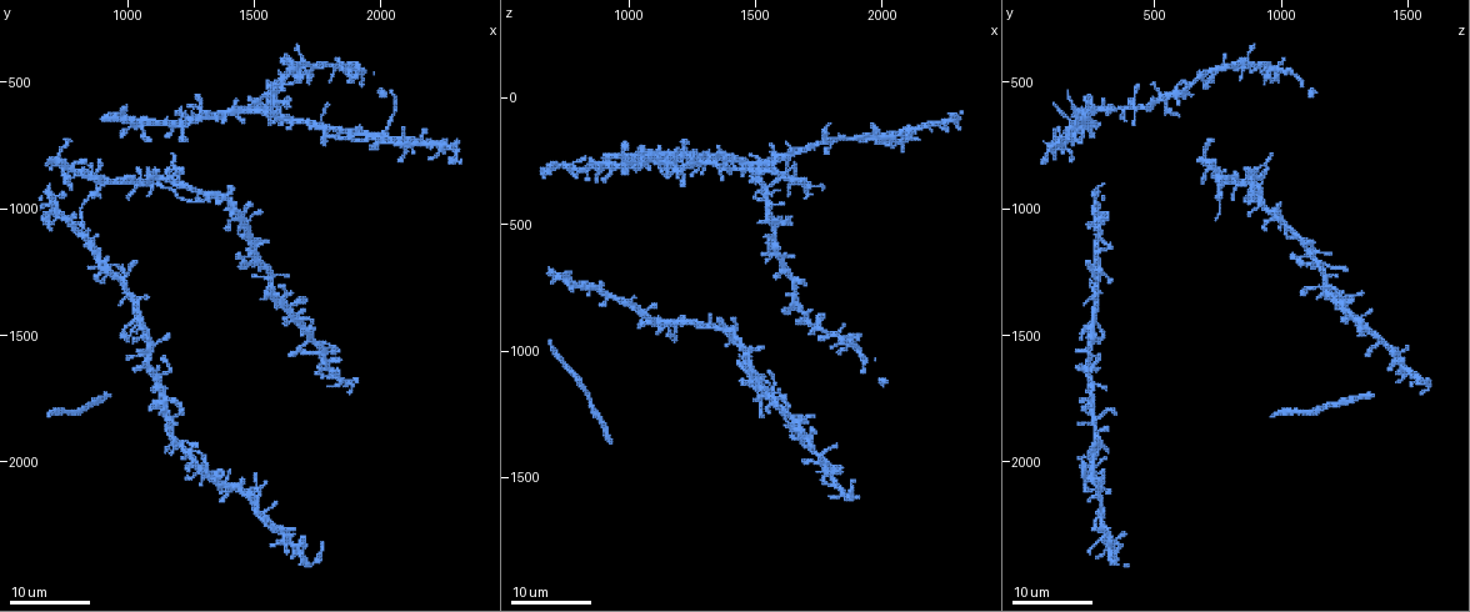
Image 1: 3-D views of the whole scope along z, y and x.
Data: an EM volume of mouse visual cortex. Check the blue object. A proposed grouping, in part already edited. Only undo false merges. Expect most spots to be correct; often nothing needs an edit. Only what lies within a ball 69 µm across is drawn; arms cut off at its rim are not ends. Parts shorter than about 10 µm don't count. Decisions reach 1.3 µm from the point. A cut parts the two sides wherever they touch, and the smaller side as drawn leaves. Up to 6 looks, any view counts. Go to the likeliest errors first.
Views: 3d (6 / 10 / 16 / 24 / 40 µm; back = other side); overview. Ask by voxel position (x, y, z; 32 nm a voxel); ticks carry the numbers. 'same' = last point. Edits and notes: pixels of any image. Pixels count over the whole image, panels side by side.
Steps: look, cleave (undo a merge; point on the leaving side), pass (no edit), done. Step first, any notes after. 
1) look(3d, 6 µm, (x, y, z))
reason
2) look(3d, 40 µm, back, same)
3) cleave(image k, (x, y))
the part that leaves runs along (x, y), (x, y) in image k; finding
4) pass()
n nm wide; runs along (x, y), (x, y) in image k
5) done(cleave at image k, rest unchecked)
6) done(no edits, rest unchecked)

look(3d, 16 µm, (1400, 970, 900))
four or more arms meet

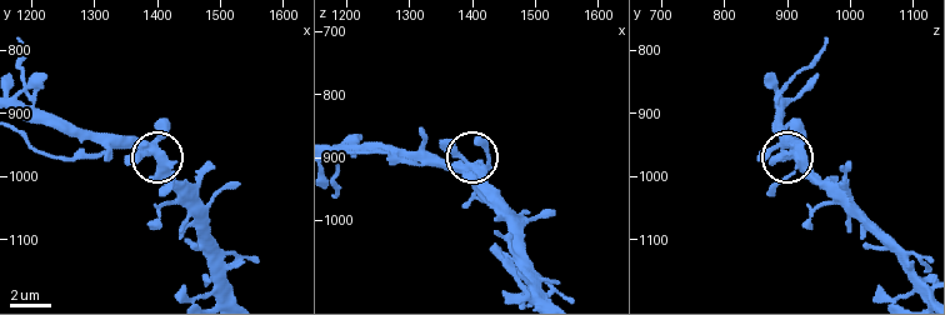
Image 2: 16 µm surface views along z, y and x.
look(3d, 10 µm, (1395, 960, 905))

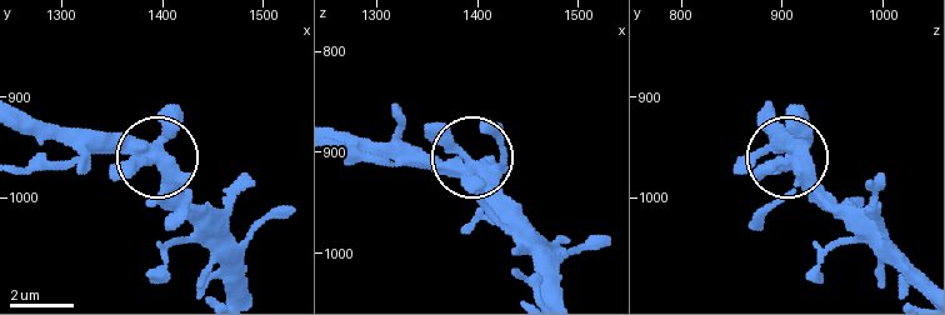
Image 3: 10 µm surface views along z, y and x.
pass()
side arm 28 µm; all the same neuron

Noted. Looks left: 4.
look(3d, 16 µm, (1720, 1520, 1400))
three arms meet

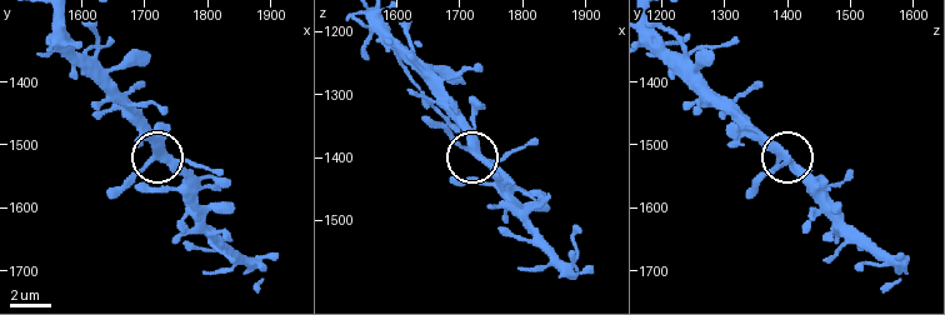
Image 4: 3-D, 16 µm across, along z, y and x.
look(3d, 6 µm, (1720, 1520, 1390))

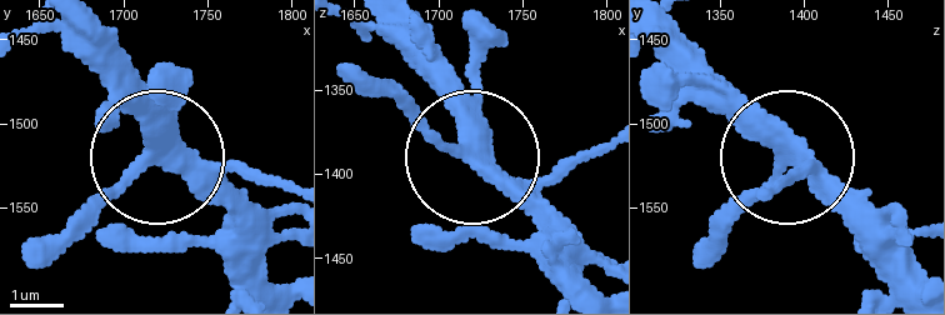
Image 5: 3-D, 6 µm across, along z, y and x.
pass()
continuous, no second neuron

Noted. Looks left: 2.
look(3d, 24 µm, (1580, 580, 560))
three arms meet

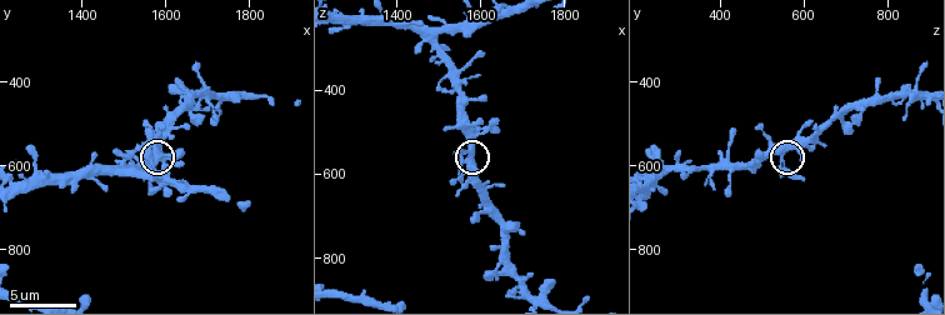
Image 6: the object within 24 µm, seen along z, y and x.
look(3d, 10 µm, (1570, 575, 555))
closer look

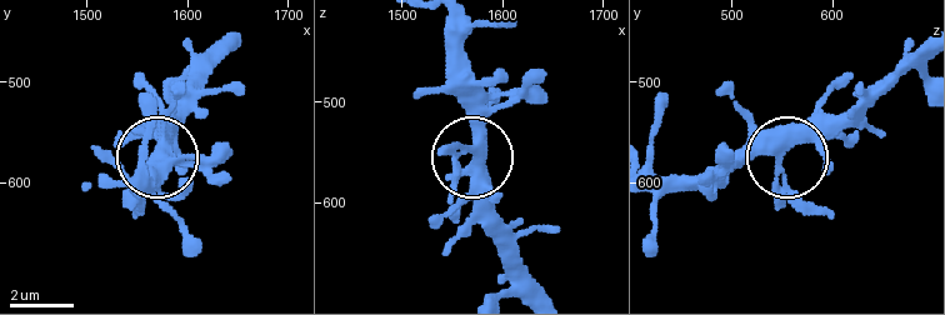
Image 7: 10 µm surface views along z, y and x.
pass()
side arm 29 µm; all the same neuron

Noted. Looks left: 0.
done(no edits, rest unchecked)

